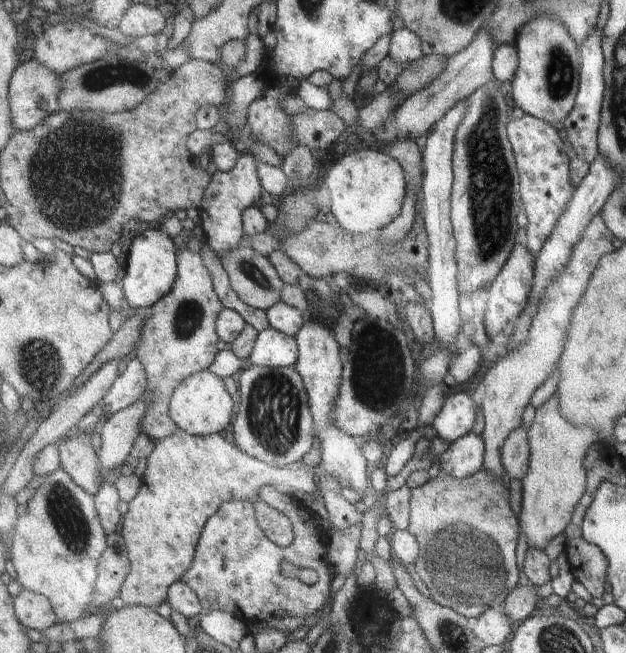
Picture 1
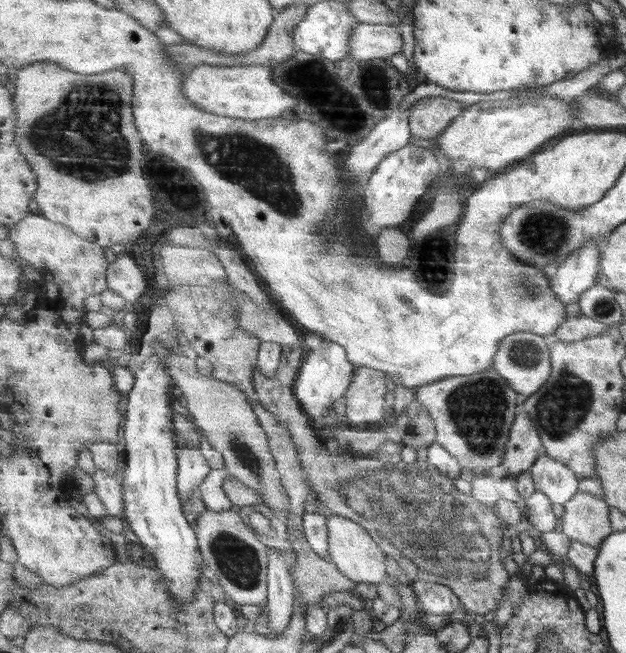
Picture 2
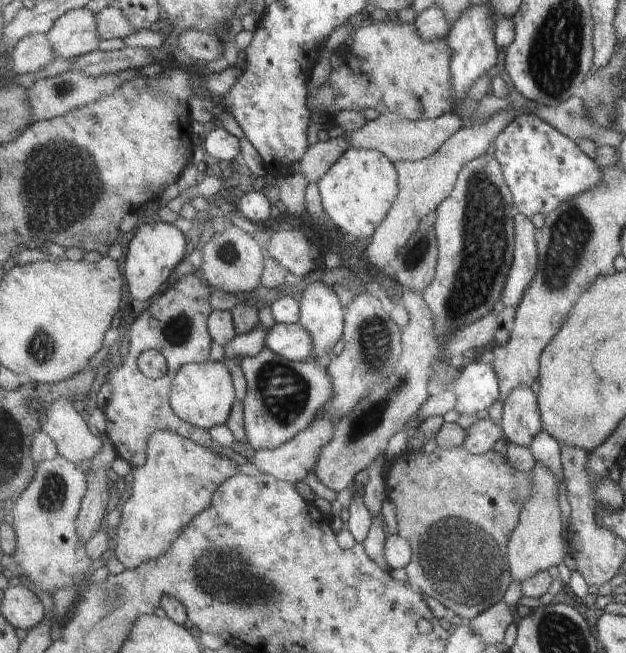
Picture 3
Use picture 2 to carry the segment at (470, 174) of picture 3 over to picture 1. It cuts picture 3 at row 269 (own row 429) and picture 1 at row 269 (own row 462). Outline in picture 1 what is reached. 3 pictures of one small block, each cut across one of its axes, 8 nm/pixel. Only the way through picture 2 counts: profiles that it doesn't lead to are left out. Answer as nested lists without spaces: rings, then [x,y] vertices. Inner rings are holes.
[[[496,80],[487,82],[483,88],[469,98],[469,108],[463,124],[457,132],[455,142],[454,186],[452,192],[452,224],[454,238],[457,240],[457,264],[459,266],[459,294],[471,298],[471,293],[479,286],[491,286],[513,248],[515,235],[521,231],[517,224],[519,210],[523,206],[520,190],[520,174],[516,164],[516,155],[508,136],[509,102],[504,92],[501,92],[500,83]]]

